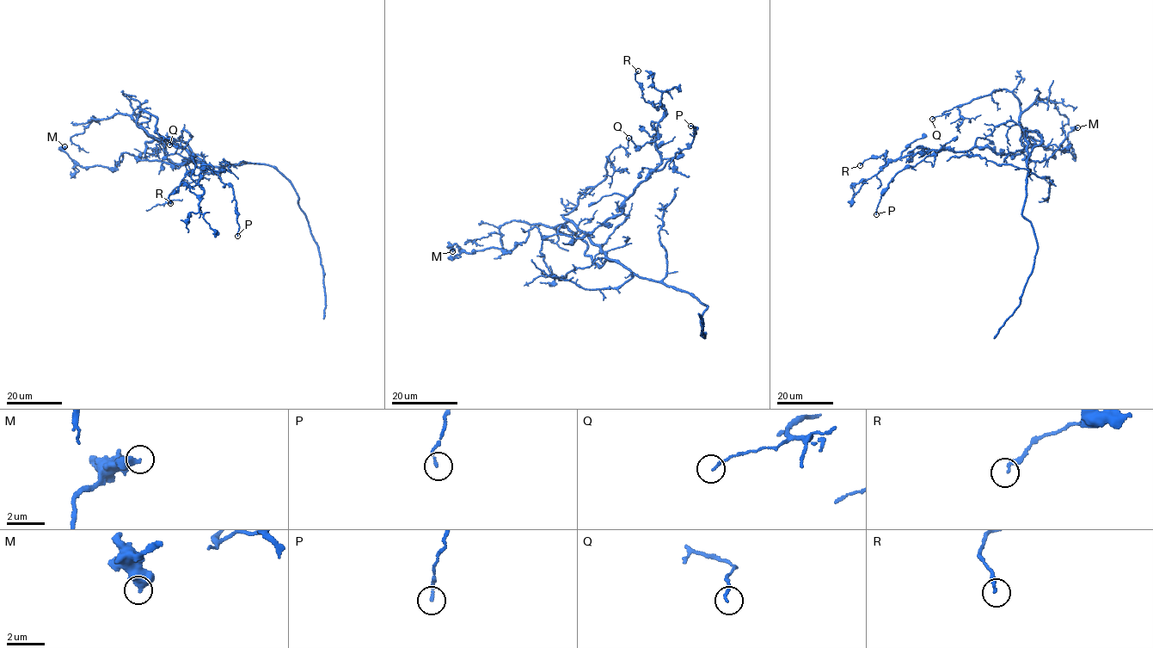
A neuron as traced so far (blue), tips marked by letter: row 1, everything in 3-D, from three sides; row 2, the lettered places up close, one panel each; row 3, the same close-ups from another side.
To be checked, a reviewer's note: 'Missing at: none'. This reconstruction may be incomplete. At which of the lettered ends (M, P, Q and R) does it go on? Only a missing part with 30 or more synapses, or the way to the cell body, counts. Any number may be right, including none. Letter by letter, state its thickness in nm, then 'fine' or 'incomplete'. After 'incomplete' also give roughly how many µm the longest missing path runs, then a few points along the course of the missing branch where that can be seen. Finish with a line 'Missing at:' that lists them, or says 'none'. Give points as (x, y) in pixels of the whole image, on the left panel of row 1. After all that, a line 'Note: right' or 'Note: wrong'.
M: calibre 550 nm; fine
P: calibre 140 nm; fine
Q: calibre 110 nm; fine
R: calibre 200 nm; fine
Missing at: none
Note: right

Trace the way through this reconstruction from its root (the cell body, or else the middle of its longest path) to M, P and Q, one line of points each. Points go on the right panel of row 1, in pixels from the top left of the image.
M: (1027, 143), (1021, 129), (1023, 149), (1034, 143), (1030, 136), (1052, 155), (1066, 151), (1068, 133), (1077, 127)
P: (1027, 143), (1021, 129), (1022, 151), (1014, 155), (988, 147), (940, 149), (895, 175), (876, 214)
Q: (1027, 143), (1020, 120), (1022, 113), (1019, 100), (1005, 89), (972, 99), (932, 119)

